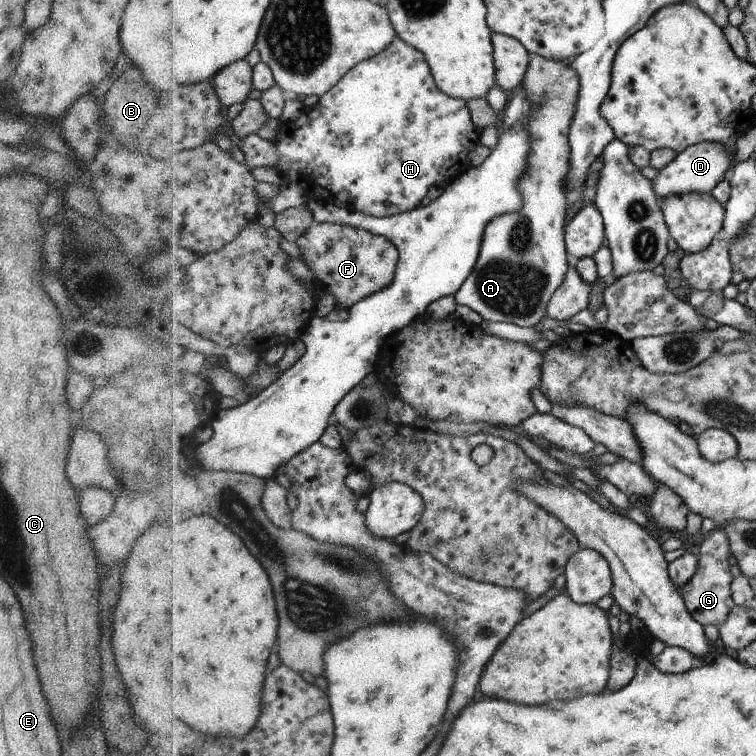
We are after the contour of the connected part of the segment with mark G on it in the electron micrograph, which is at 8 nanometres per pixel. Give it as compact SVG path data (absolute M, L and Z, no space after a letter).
M716 528L712 531L705 541L700 545L700 555L696 574L692 580L682 584L679 588L680 594L686 602L688 612L699 621L701 625L710 626L710 624L724 623L734 608L734 602L730 598L730 562L728 562L728 534L722 528Z

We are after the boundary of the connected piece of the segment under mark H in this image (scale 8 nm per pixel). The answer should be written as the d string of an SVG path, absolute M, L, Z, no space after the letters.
M398 36L394 40L394 44L390 48L386 48L382 54L358 64L352 72L348 72L348 76L336 88L332 88L328 94L320 97L319 103L314 110L303 110L301 116L291 123L290 130L286 132L286 136L280 142L264 140L258 132L250 134L248 138L242 138L246 162L252 168L275 168L289 183L300 184L304 190L307 190L307 194L311 198L315 197L316 199L332 202L336 206L351 211L364 212L364 214L376 217L392 217L416 210L416 204L424 198L424 194L428 194L430 186L436 184L438 178L456 178L460 174L460 168L458 168L460 164L464 164L464 170L470 166L468 152L474 150L474 142L476 142L476 140L472 140L472 136L476 136L476 126L472 124L473 117L467 102L442 92L435 83L435 79L432 80L432 78L430 70L426 68L426 62L424 62L424 53L418 52L414 46L410 46L404 38Z

